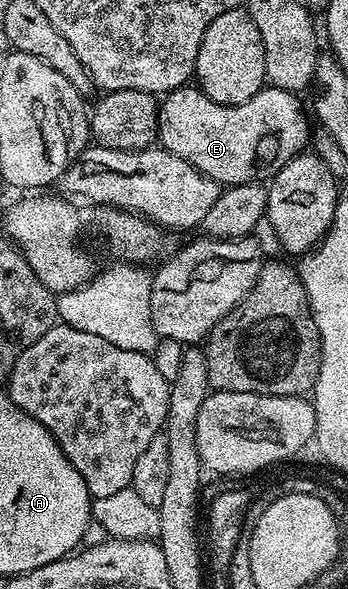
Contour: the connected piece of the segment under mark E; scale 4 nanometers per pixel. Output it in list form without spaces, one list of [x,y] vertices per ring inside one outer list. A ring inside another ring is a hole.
[[[189,84],[179,86],[169,94],[163,95],[158,106],[156,116],[156,132],[158,142],[163,149],[169,150],[174,156],[182,156],[182,160],[189,162],[198,172],[210,176],[221,187],[241,186],[243,182],[257,181],[256,174],[267,175],[282,169],[294,156],[305,153],[310,146],[310,118],[304,115],[304,106],[297,95],[290,90],[283,90],[277,86],[265,85],[246,104],[223,106],[210,96],[200,91],[199,86]]]

